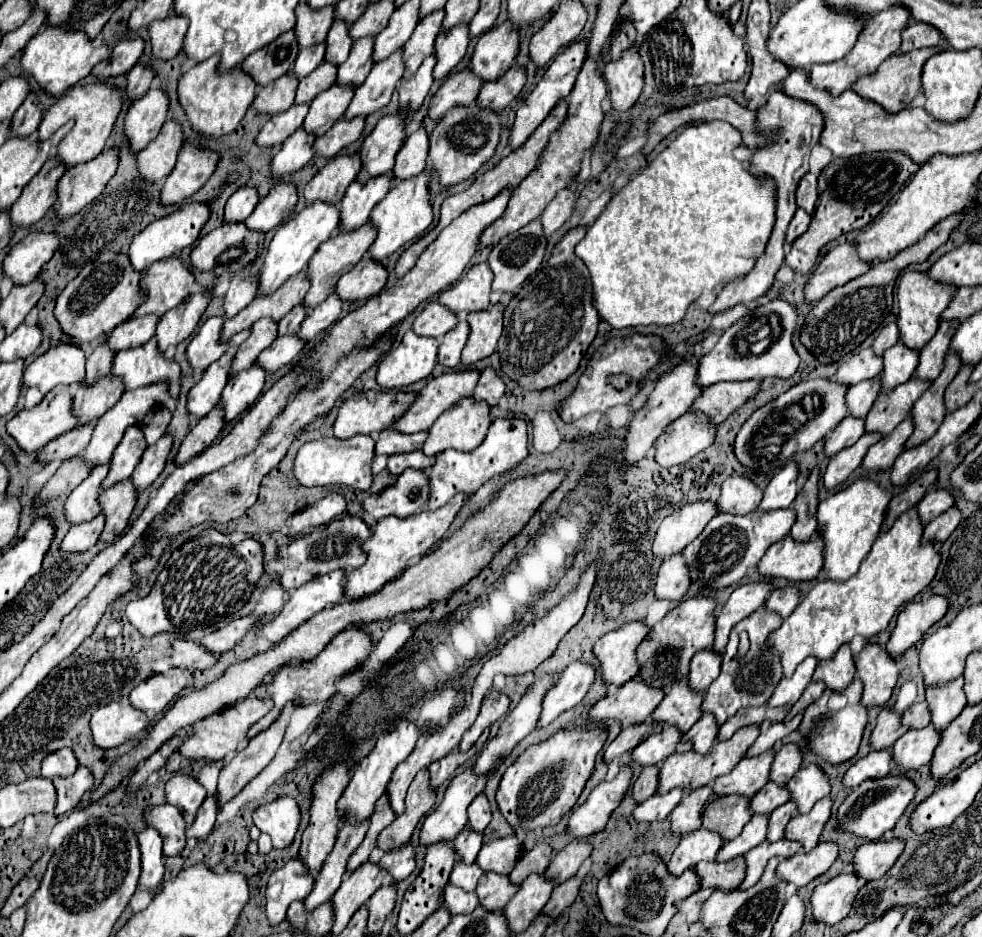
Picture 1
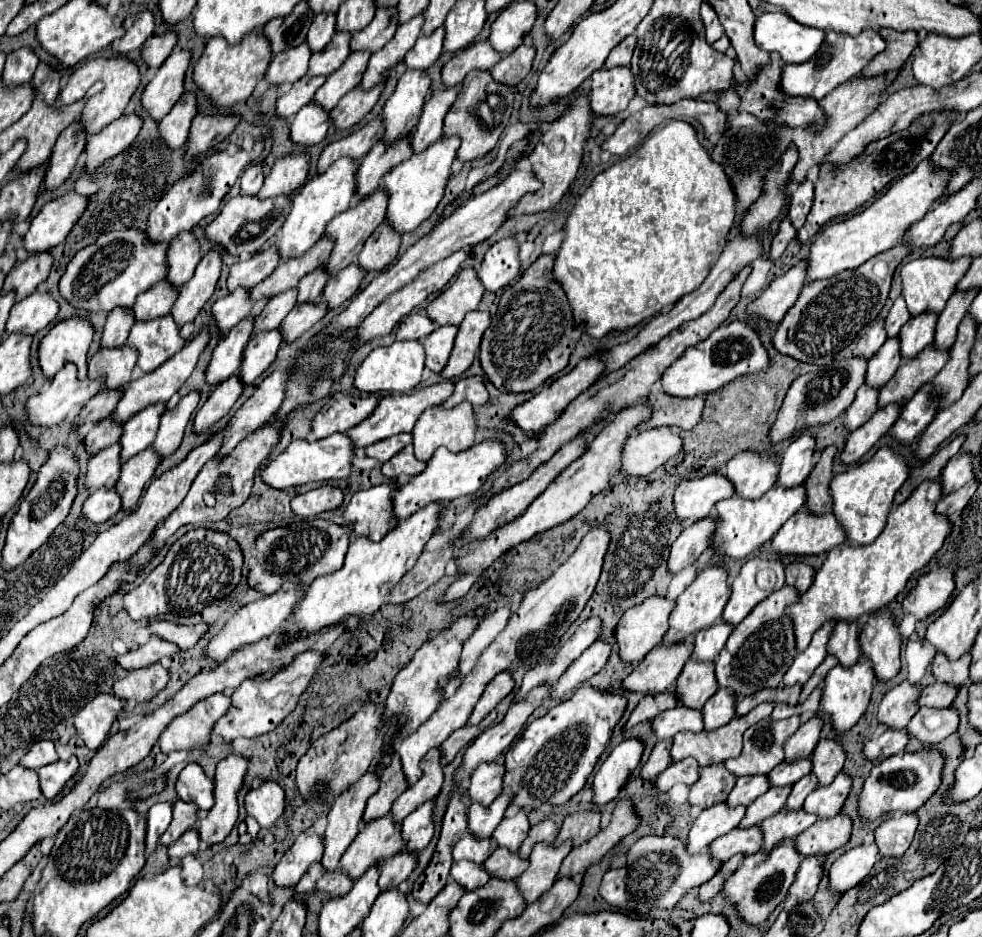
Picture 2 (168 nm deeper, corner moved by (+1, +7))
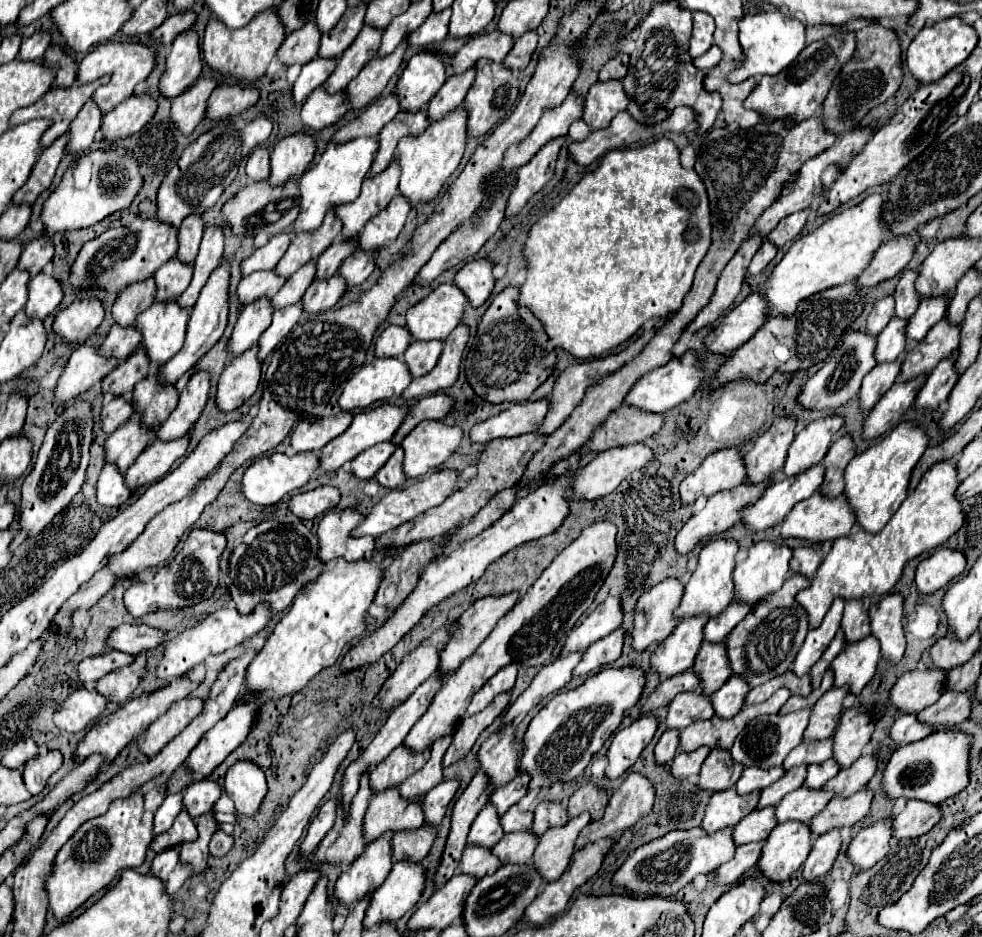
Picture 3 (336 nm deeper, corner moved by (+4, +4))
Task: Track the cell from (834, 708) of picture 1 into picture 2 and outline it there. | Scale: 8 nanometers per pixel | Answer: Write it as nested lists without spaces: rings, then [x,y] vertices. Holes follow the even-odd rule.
[[[863,653],[859,655],[857,663],[853,667],[843,667],[843,665],[835,665],[827,677],[825,677],[825,689],[823,689],[823,711],[827,711],[833,719],[833,727],[835,731],[843,733],[847,729],[851,729],[859,717],[865,713],[867,705],[869,705],[869,697],[871,697],[871,689],[873,689],[873,681],[875,681],[875,673],[871,669],[871,661],[867,661],[867,657],[863,657]]]

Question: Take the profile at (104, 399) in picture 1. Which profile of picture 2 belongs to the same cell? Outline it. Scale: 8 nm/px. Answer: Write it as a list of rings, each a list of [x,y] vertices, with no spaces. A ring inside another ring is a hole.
[[[123,343],[113,349],[99,349],[97,355],[89,361],[89,377],[105,377],[107,389],[123,387],[131,381],[131,371],[137,363],[135,347]]]

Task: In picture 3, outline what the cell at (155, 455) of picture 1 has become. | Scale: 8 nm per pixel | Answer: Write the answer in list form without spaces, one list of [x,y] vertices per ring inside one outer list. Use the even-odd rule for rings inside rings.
[[[208,372],[194,374],[186,384],[184,392],[180,394],[178,406],[174,408],[170,418],[158,428],[158,440],[178,440],[180,436],[184,436],[204,410],[208,392],[210,392],[210,374]]]

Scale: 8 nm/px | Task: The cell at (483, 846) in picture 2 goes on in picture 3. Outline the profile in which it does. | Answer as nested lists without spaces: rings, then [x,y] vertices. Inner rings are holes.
[[[486,804],[486,808],[472,822],[466,844],[484,844],[484,848],[492,850],[500,842],[502,836],[504,836],[504,832],[500,828],[496,808],[492,804]]]

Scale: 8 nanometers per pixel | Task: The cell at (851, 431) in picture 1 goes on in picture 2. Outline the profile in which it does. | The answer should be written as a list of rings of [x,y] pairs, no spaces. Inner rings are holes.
[[[863,385],[857,391],[855,401],[851,403],[851,407],[845,413],[845,427],[849,431],[855,431],[857,427],[861,427],[879,407],[877,407],[877,399],[879,399],[879,389]]]

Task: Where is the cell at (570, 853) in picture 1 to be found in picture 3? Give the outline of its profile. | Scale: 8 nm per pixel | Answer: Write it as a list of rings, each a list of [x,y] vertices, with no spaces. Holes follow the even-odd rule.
[[[586,782],[580,790],[574,792],[574,796],[570,798],[570,804],[568,804],[568,816],[570,818],[576,818],[580,816],[582,812],[588,812],[590,814],[590,822],[596,822],[600,820],[600,816],[604,814],[604,808],[608,804],[608,796],[604,790],[598,790],[594,788],[590,782]]]

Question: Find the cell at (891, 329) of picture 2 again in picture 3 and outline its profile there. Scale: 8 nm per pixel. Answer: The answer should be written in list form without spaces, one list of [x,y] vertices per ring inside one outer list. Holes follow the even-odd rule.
[[[904,270],[898,286],[896,286],[896,292],[894,292],[894,300],[896,300],[896,310],[894,310],[894,316],[896,318],[902,318],[902,320],[908,320],[916,308],[918,308],[918,294],[914,290],[914,280],[916,280],[916,272],[912,270]]]

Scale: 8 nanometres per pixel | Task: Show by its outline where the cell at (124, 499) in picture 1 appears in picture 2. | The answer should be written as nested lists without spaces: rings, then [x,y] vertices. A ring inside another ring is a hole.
[[[147,447],[145,451],[123,463],[119,483],[115,485],[115,489],[123,497],[123,509],[129,511],[137,505],[145,483],[155,475],[155,469],[159,467],[161,461],[163,457],[155,449]]]

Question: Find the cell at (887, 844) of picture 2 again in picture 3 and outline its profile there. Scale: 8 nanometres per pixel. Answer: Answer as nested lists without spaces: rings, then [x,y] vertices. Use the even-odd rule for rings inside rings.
[[[908,800],[906,808],[892,818],[894,840],[916,838],[928,832],[940,820],[940,810],[934,804],[924,804],[920,800]]]

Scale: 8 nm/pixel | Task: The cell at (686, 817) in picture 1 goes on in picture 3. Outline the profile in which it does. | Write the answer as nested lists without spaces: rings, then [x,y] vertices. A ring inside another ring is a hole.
[[[716,748],[704,760],[696,784],[704,790],[710,790],[710,792],[728,790],[736,784],[742,770],[744,770],[742,766],[732,762],[728,750],[718,750]]]

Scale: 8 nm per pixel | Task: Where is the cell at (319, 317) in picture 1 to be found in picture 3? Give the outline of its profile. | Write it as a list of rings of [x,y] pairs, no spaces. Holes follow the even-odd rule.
[[[358,248],[344,260],[338,274],[344,276],[346,290],[352,290],[354,286],[360,286],[372,274],[372,270],[374,270],[374,254],[360,252],[360,248]]]

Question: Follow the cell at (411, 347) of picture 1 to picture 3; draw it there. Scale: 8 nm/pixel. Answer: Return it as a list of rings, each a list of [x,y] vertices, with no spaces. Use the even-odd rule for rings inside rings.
[[[374,358],[370,364],[364,364],[360,370],[356,370],[346,382],[338,404],[344,410],[366,408],[372,402],[400,396],[410,382],[412,374],[408,372],[408,364],[404,364],[404,360]]]

